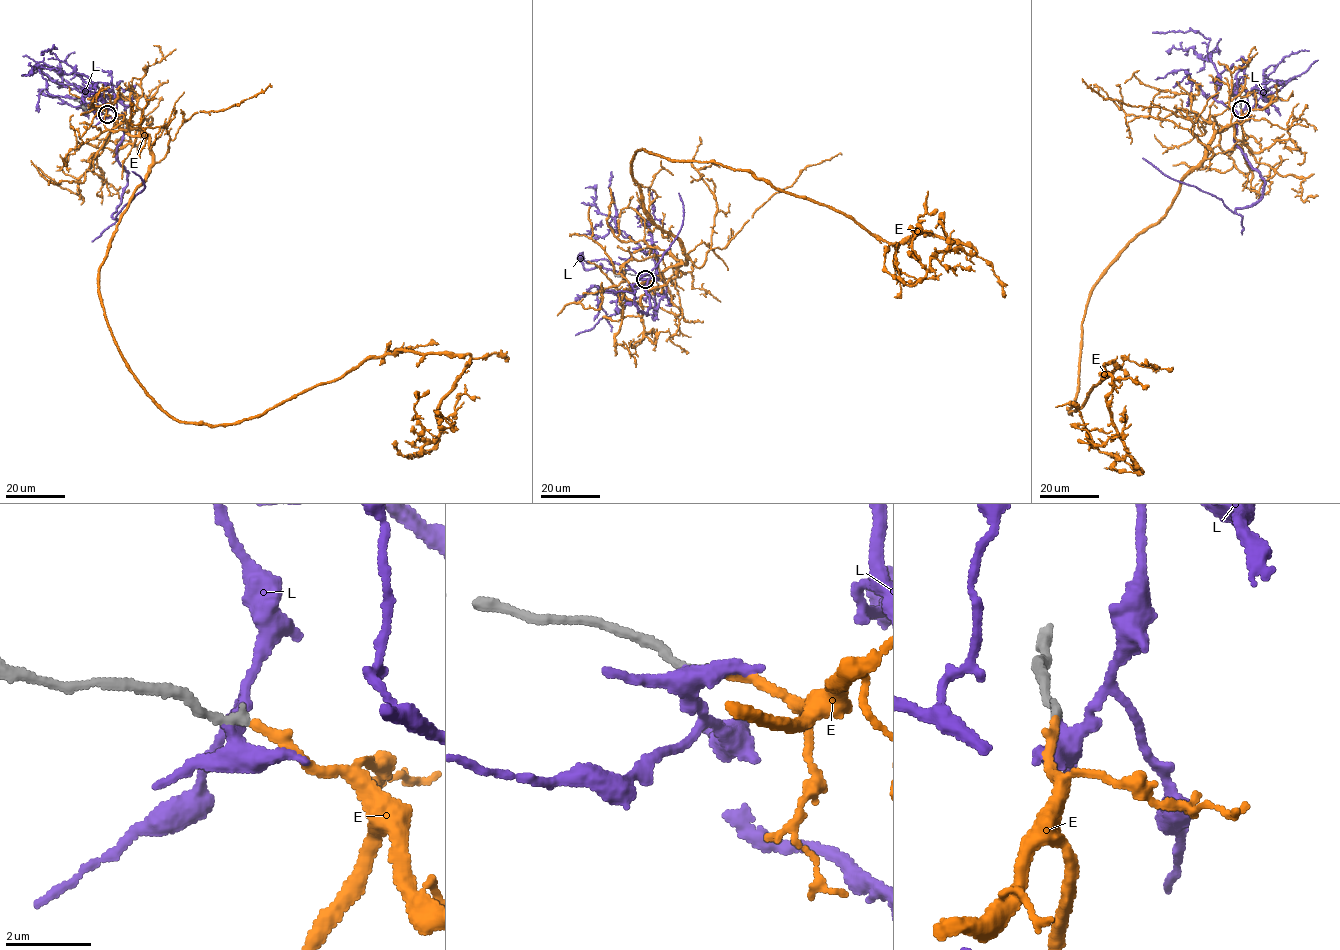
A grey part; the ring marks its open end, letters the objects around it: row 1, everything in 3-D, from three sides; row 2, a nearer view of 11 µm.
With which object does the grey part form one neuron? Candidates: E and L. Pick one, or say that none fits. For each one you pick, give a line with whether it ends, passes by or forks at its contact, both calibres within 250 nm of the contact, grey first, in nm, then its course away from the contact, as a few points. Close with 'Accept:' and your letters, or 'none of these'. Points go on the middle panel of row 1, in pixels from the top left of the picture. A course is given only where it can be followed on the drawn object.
E: it ends there; 240 nm thick on the grey side, 240 nm on the other; it runs (644, 278), (687, 259), (644, 209), (641, 149), (975, 254), (921, 263), (928, 191)
Accept: E

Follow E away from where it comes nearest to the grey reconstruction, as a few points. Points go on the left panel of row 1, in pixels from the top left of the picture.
E: (107, 114), (152, 160), (98, 294), (163, 410), (238, 423), (364, 359), (468, 353), (432, 441), (416, 398)

